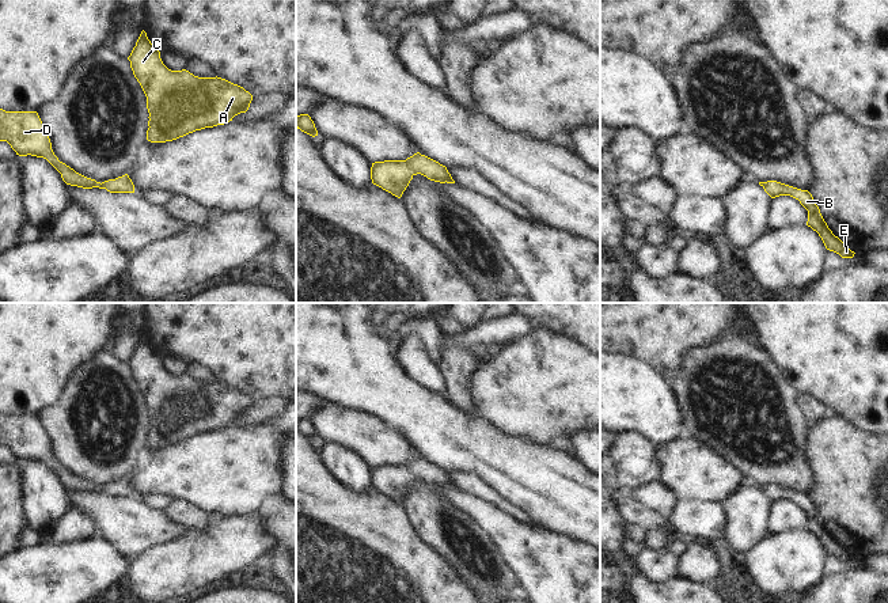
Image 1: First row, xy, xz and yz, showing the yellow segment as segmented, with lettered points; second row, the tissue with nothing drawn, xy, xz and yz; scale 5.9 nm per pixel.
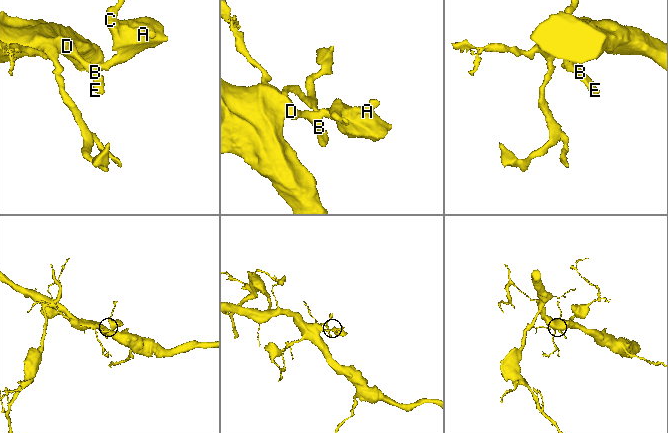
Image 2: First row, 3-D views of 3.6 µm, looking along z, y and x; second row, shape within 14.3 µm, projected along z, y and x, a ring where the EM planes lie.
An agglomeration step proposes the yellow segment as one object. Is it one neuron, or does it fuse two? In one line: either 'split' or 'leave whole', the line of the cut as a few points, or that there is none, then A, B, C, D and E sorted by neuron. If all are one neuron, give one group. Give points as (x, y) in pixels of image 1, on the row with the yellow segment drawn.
leave whole; cut none; groups A B C D E

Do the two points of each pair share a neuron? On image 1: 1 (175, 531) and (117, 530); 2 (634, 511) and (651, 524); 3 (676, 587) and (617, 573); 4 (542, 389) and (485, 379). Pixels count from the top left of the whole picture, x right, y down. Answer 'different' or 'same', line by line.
1: same
2: same
3: same
4: same

